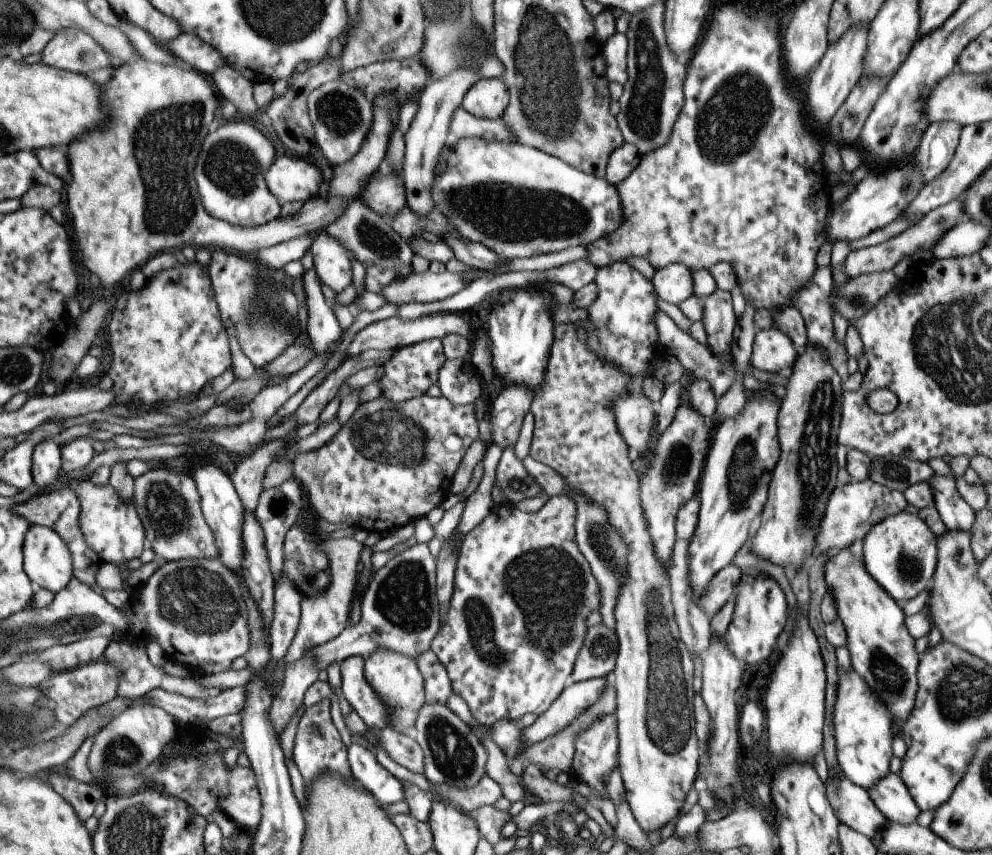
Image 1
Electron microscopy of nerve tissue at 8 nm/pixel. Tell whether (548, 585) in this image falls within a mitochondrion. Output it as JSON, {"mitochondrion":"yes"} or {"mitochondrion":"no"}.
{"mitochondrion":"yes"}

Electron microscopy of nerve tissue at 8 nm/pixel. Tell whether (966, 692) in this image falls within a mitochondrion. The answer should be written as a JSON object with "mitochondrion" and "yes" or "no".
{"mitochondrion":"yes"}

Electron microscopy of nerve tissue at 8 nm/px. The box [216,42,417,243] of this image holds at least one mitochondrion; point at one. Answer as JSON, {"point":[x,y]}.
{"point":[339,111]}

